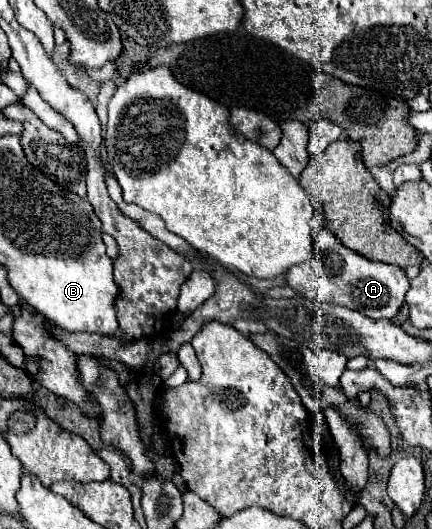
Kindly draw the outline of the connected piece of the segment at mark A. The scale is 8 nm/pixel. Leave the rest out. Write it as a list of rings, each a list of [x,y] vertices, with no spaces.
[[[320,229],[314,239],[314,255],[310,261],[294,265],[286,273],[286,283],[302,299],[318,299],[332,305],[342,305],[352,311],[360,311],[370,319],[392,319],[404,303],[404,295],[410,289],[406,273],[398,265],[372,261],[356,251],[350,251],[328,229]]]

